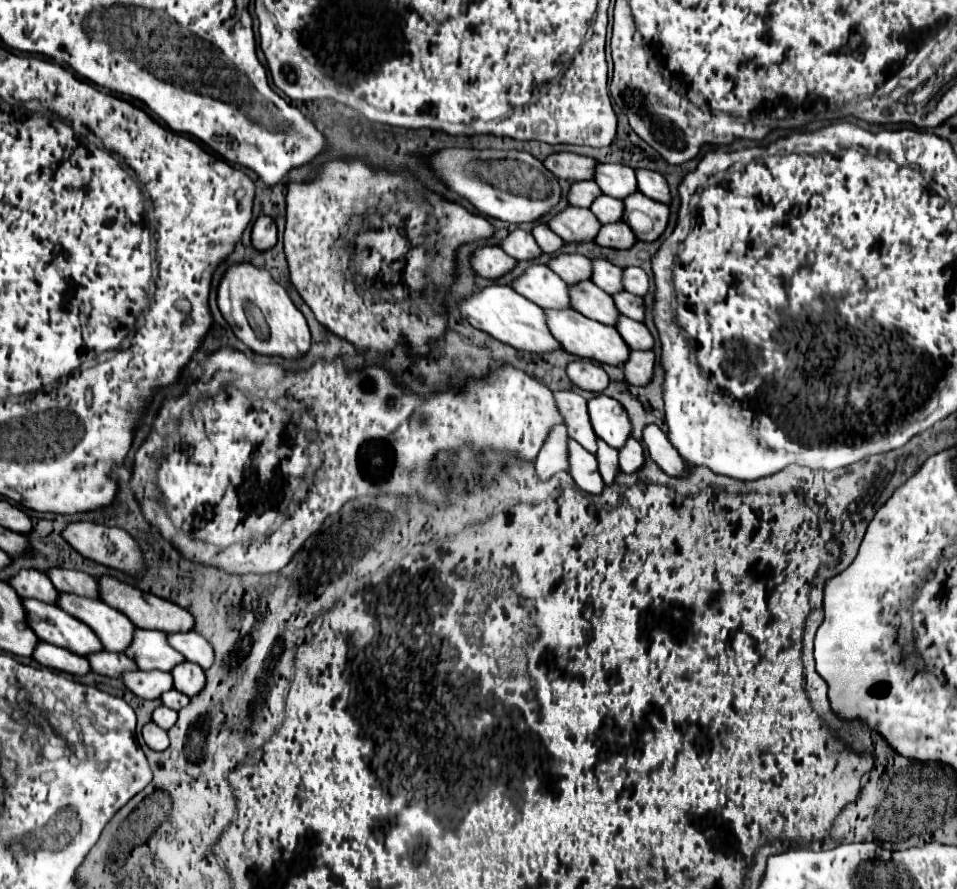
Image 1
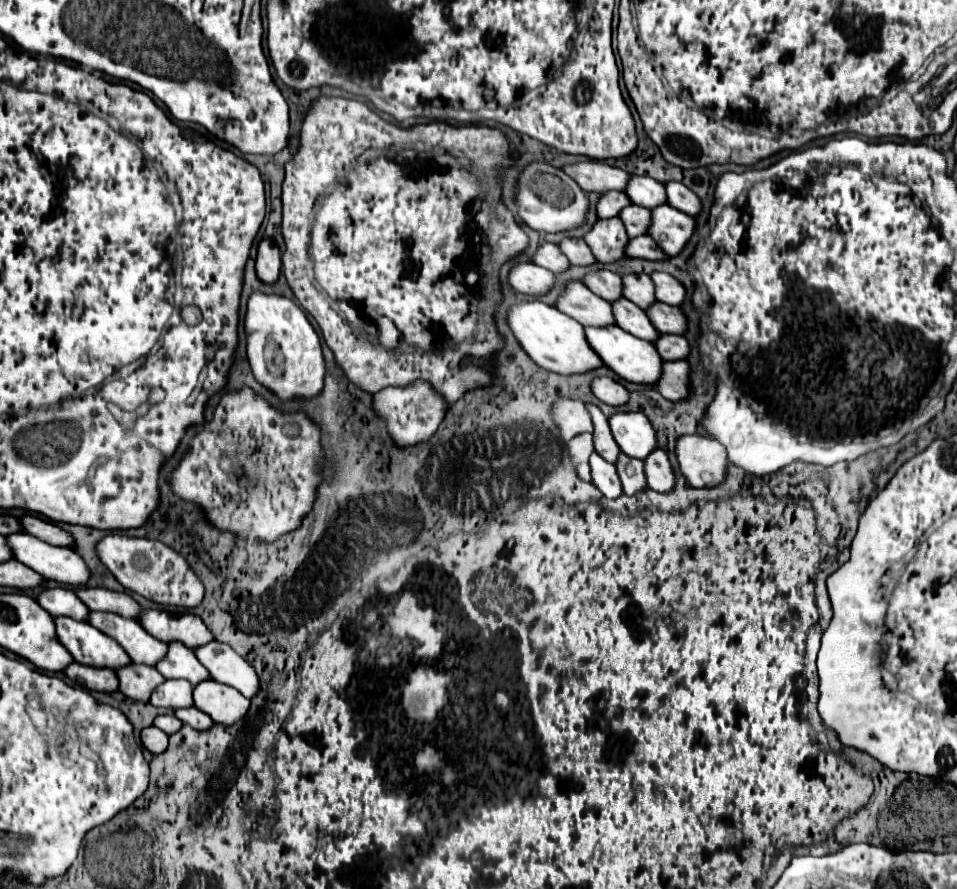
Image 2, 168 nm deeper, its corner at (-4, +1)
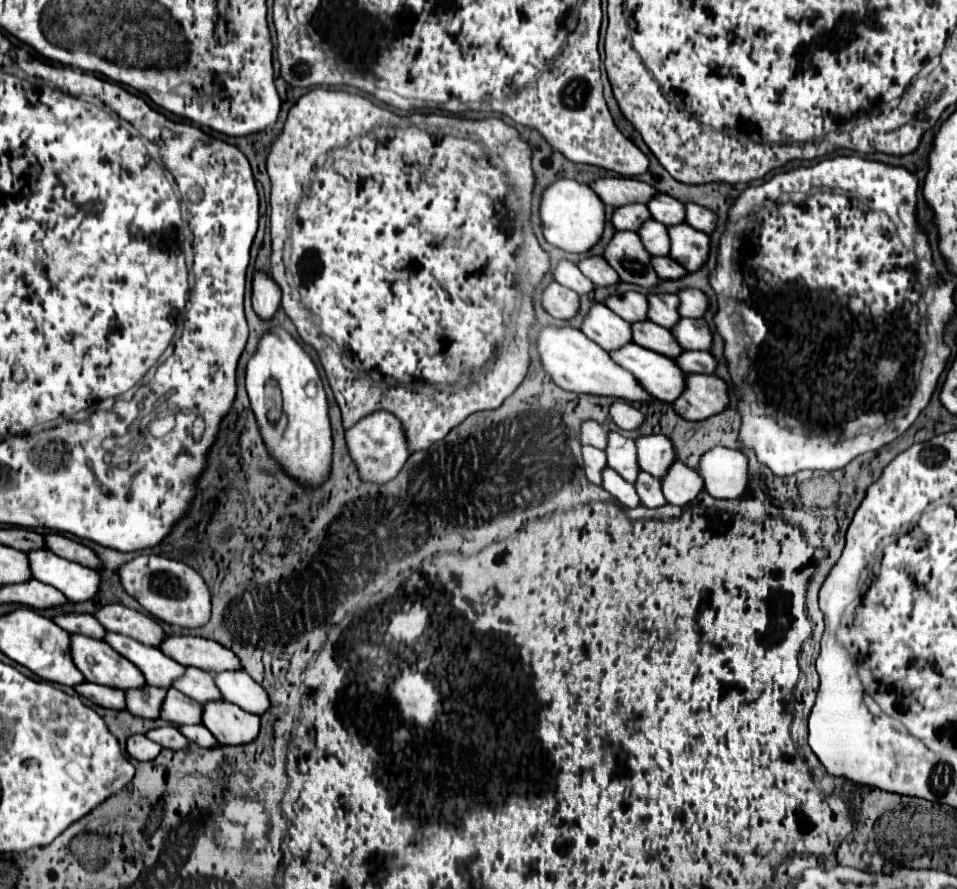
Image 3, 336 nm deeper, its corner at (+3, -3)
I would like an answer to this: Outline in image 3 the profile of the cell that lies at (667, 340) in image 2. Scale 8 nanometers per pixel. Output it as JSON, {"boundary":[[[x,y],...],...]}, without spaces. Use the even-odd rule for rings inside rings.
{"boundary":[[[683,352],[677,360],[675,360],[685,372],[693,372],[693,374],[715,374],[715,368],[717,368],[717,360],[713,354],[709,352]]]}

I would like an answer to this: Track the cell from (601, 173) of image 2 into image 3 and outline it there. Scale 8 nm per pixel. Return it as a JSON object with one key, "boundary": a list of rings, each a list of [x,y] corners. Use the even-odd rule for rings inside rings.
{"boundary":[[[601,178],[597,182],[591,184],[591,188],[597,192],[597,196],[615,208],[627,206],[627,204],[645,204],[649,202],[649,198],[653,198],[653,194],[657,194],[657,190],[653,190],[653,186],[649,186],[647,182],[635,180],[635,178]]]}

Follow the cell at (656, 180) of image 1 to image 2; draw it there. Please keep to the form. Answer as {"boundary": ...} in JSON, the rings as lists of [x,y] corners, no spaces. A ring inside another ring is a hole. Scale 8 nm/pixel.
{"boundary":[[[666,182],[664,188],[666,188],[666,198],[668,198],[670,206],[674,206],[680,212],[686,212],[690,216],[696,216],[700,212],[698,196],[692,190],[688,190],[684,184],[680,184],[680,182]]]}

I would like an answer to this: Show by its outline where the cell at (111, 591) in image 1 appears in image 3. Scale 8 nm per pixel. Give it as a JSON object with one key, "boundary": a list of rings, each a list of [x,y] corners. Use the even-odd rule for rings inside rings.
{"boundary":[[[167,636],[161,644],[161,652],[181,666],[193,666],[213,674],[225,670],[243,670],[233,652],[215,640],[205,640],[199,636]]]}

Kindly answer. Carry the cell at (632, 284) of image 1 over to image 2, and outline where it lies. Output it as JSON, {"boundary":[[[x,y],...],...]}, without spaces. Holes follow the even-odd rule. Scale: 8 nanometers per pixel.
{"boundary":[[[652,272],[650,274],[652,282],[654,282],[654,294],[656,294],[656,300],[664,302],[664,304],[672,304],[672,306],[678,306],[686,300],[686,290],[684,286],[674,280],[670,274],[664,274],[664,272]]]}

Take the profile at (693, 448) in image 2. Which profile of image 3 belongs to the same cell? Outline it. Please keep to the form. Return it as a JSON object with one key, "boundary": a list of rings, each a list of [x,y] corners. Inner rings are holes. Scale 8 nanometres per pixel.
{"boundary":[[[717,446],[701,456],[699,474],[705,478],[705,490],[713,498],[737,500],[749,492],[749,458],[735,448]]]}

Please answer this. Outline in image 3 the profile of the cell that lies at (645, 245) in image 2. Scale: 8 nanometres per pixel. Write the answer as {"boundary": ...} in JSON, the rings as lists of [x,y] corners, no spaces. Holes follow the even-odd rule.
{"boundary":[[[651,258],[651,264],[655,268],[655,272],[663,278],[663,280],[679,280],[679,278],[685,278],[689,272],[683,270],[681,264],[673,262],[673,258]]]}

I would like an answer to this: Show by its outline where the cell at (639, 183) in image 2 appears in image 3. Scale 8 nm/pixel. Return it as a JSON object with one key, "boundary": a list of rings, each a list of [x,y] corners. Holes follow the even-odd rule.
{"boundary":[[[657,194],[655,198],[651,198],[651,202],[647,206],[649,206],[653,218],[665,226],[685,222],[685,204],[681,204],[679,200],[671,198],[667,194]]]}

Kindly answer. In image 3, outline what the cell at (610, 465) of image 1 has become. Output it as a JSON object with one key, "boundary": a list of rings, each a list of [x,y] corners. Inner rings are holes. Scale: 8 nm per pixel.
{"boundary":[[[639,472],[639,478],[637,478],[637,494],[641,498],[641,504],[647,506],[647,508],[659,508],[659,506],[665,506],[665,496],[661,494],[661,484],[657,478],[653,478],[651,474],[647,472]]]}

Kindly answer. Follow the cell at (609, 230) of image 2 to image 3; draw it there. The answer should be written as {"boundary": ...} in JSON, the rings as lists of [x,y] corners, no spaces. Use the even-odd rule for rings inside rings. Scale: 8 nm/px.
{"boundary":[[[615,232],[613,240],[605,248],[605,260],[621,280],[645,290],[661,284],[661,278],[649,264],[649,258],[651,254],[641,246],[641,238],[637,238],[635,232]]]}

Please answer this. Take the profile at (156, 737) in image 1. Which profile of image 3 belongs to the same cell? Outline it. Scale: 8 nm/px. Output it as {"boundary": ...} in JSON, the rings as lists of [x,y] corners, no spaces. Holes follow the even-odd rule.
{"boundary":[[[141,734],[127,738],[127,754],[135,760],[149,762],[149,760],[157,758],[159,752],[161,752],[161,746],[157,746],[155,742],[151,742],[149,738],[145,738]]]}

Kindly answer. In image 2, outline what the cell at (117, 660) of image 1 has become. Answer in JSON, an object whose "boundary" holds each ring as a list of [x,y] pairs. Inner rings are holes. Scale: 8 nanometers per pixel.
{"boundary":[[[136,662],[116,668],[114,672],[120,680],[120,692],[140,702],[148,702],[150,692],[164,682],[164,676],[154,666],[140,666]]]}

